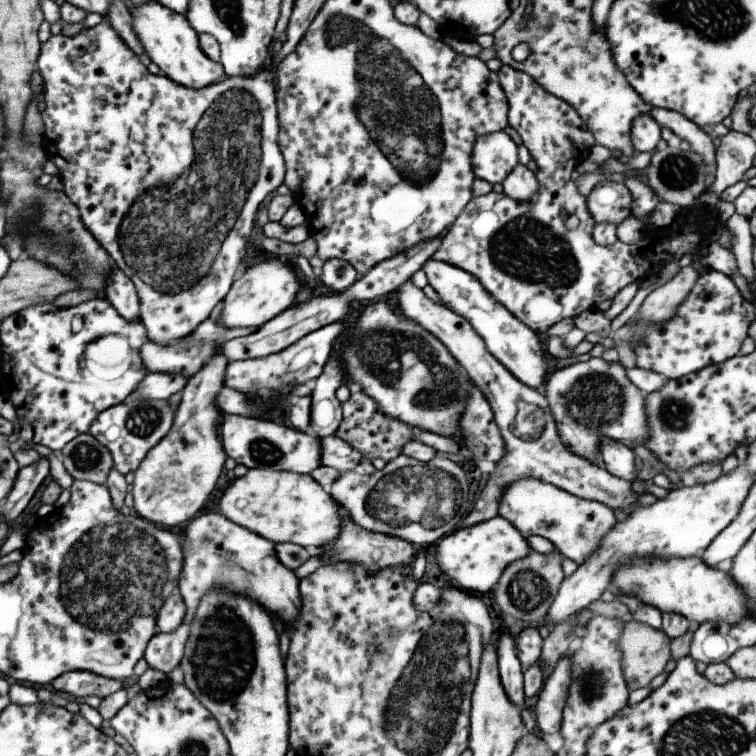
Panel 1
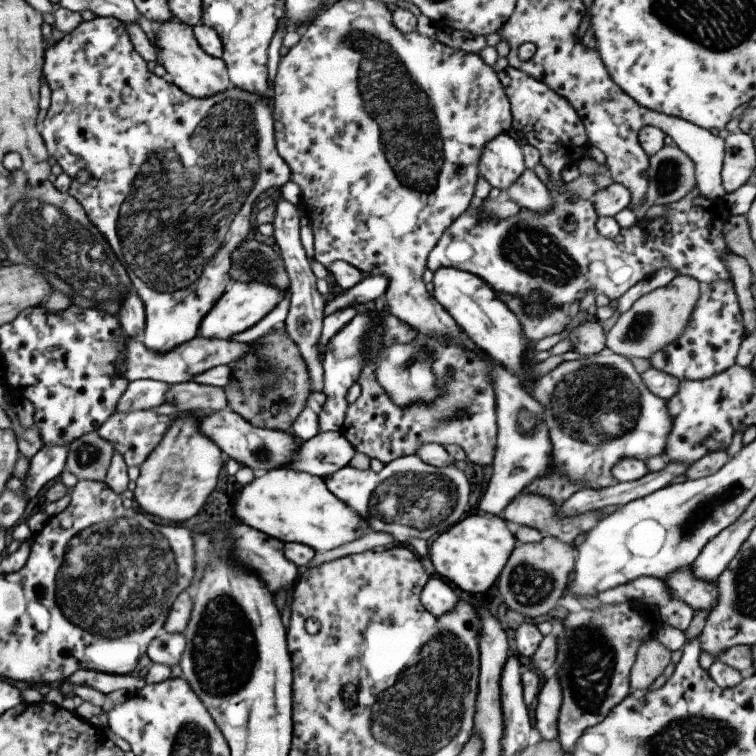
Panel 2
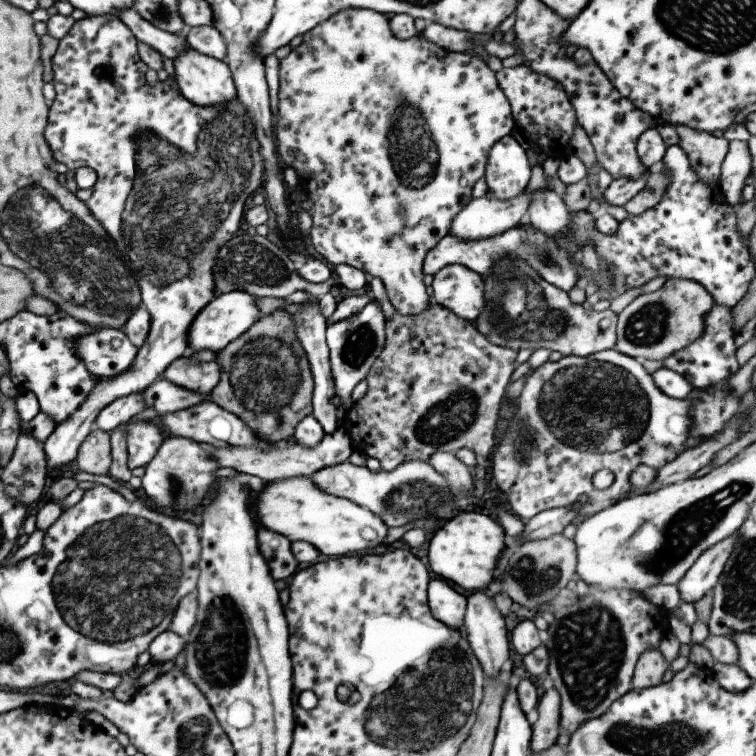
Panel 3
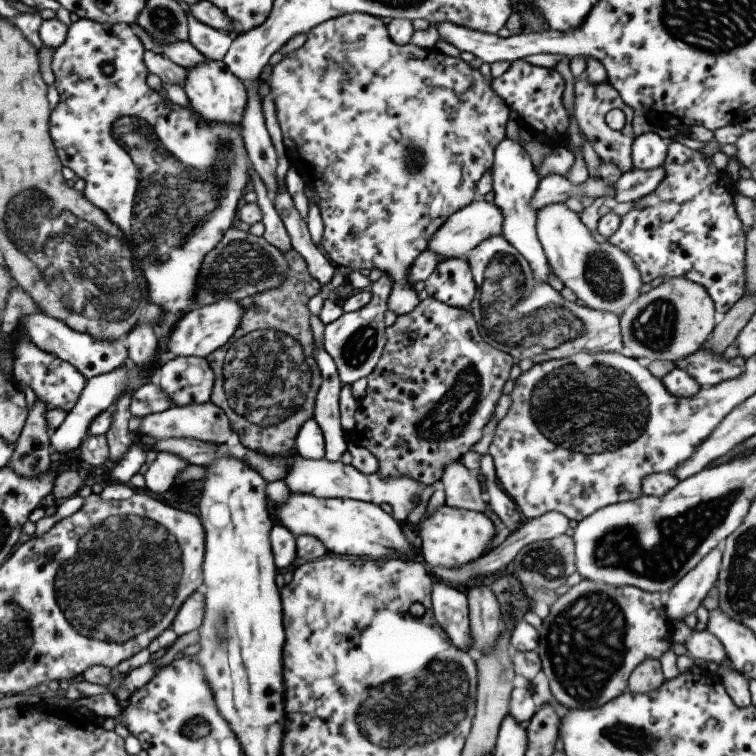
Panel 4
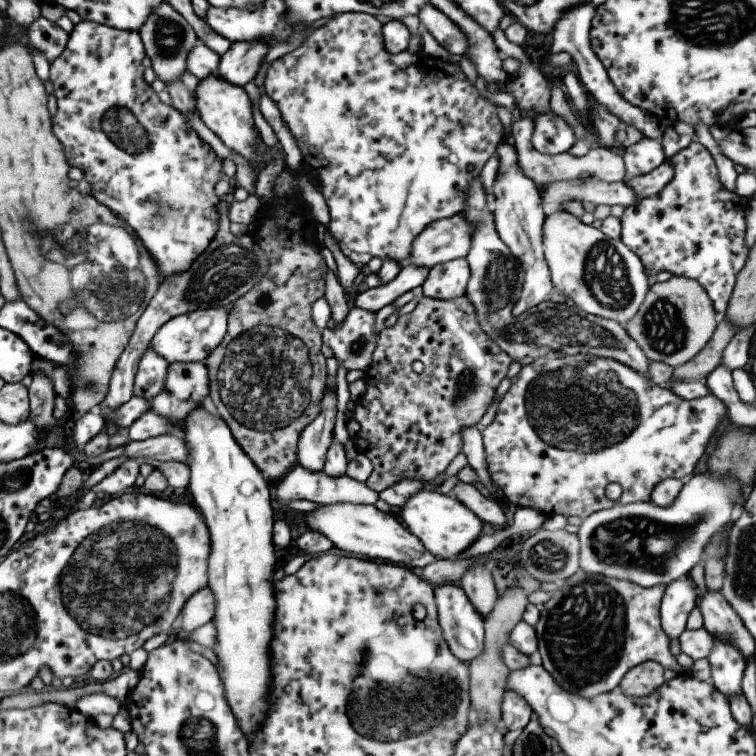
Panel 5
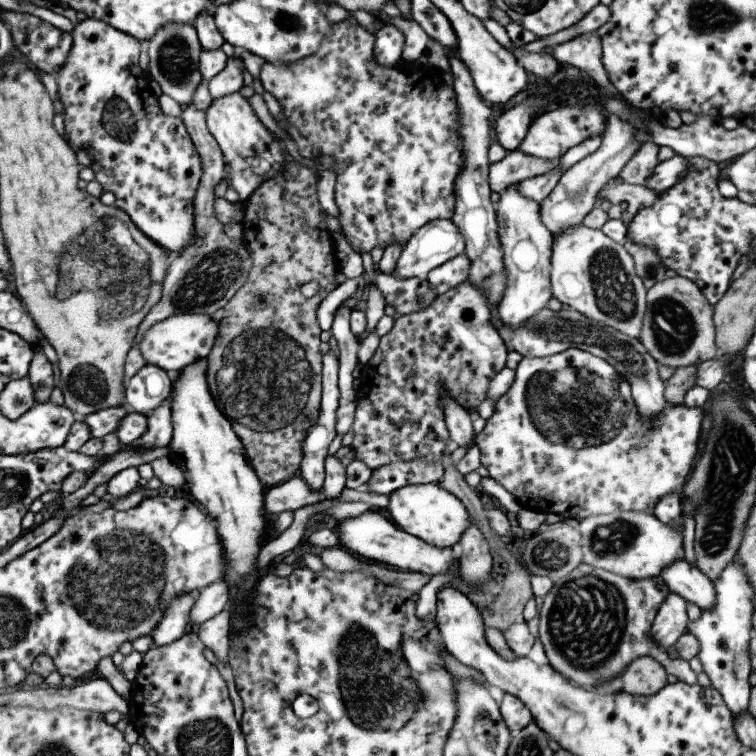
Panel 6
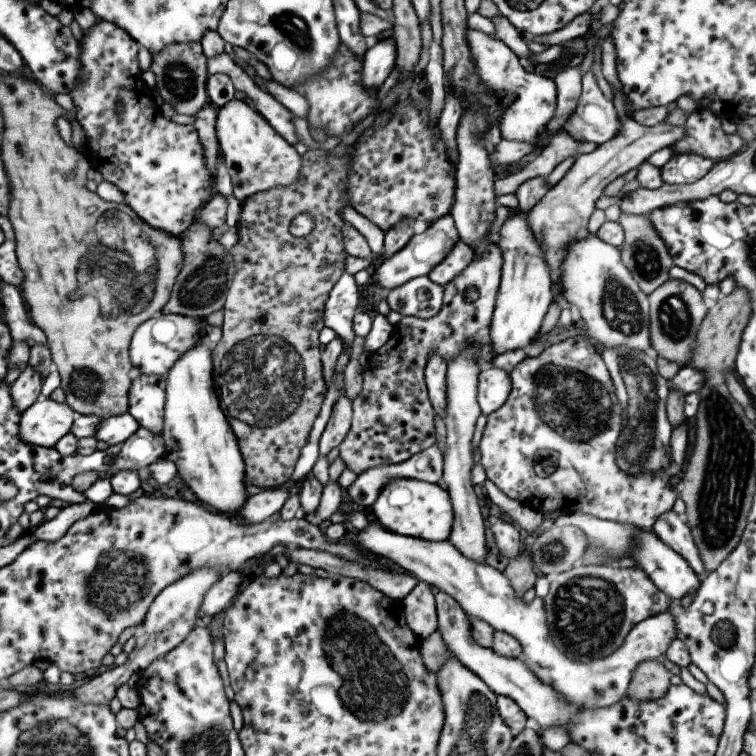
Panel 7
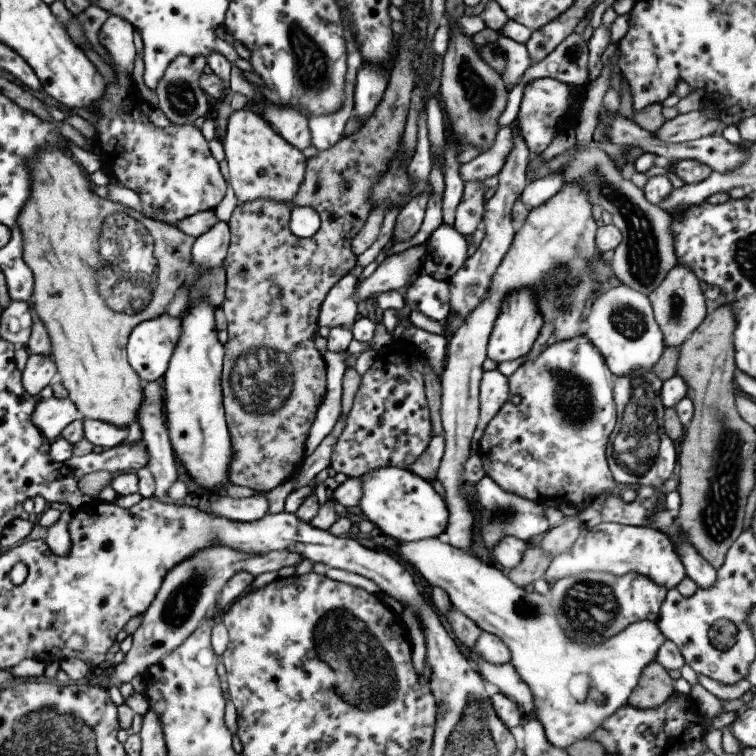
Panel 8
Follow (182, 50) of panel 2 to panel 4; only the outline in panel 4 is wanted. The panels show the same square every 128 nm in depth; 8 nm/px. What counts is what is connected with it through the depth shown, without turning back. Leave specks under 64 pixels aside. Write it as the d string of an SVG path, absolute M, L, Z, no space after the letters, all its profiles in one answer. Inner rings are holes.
M207 59L193 68L185 69L182 90L189 102L189 107L203 121L240 128L241 116L247 104L246 86L229 72L222 61Z

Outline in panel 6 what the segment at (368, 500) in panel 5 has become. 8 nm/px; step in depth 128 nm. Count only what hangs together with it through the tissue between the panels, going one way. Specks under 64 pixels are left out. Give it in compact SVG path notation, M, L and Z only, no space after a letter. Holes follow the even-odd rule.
M297 474L277 486L266 488L263 497L264 512L278 515L280 512L294 511L323 500L327 500L323 491L311 490Z

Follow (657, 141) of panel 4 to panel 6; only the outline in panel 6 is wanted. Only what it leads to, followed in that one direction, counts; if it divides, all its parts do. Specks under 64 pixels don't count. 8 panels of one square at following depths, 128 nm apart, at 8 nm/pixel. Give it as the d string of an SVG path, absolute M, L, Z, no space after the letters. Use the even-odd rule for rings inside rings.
M646 141L640 144L635 154L625 163L620 170L619 177L623 183L642 185L643 181L651 176L658 163L658 146Z

